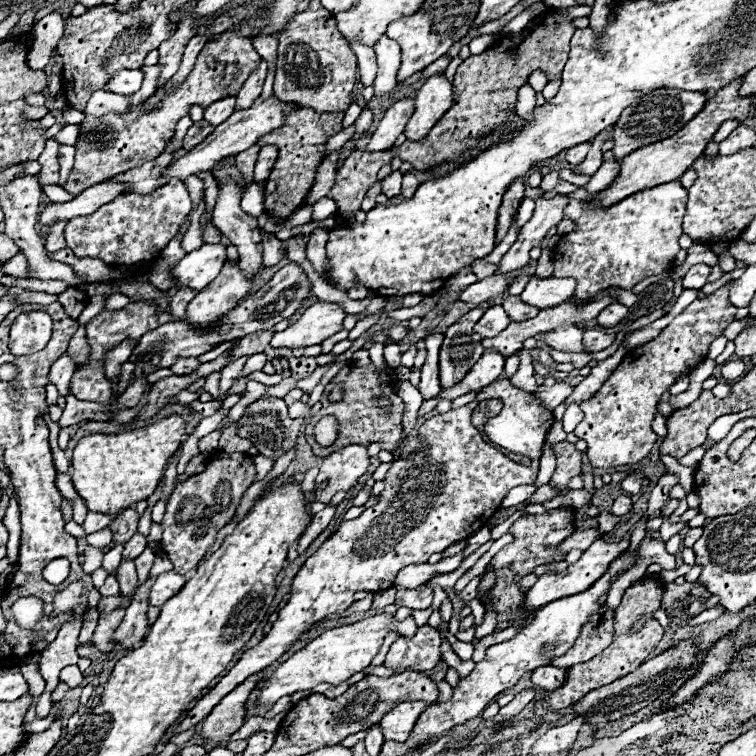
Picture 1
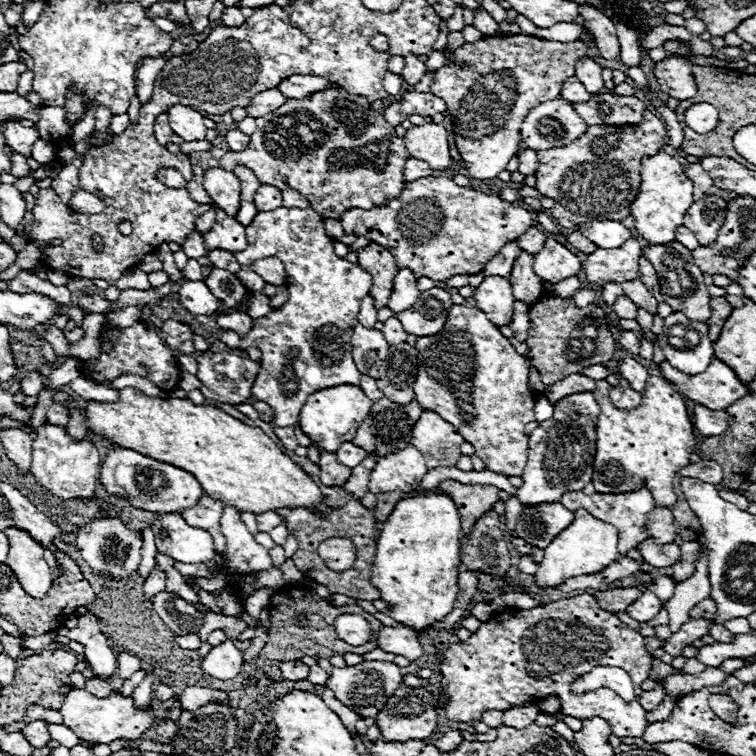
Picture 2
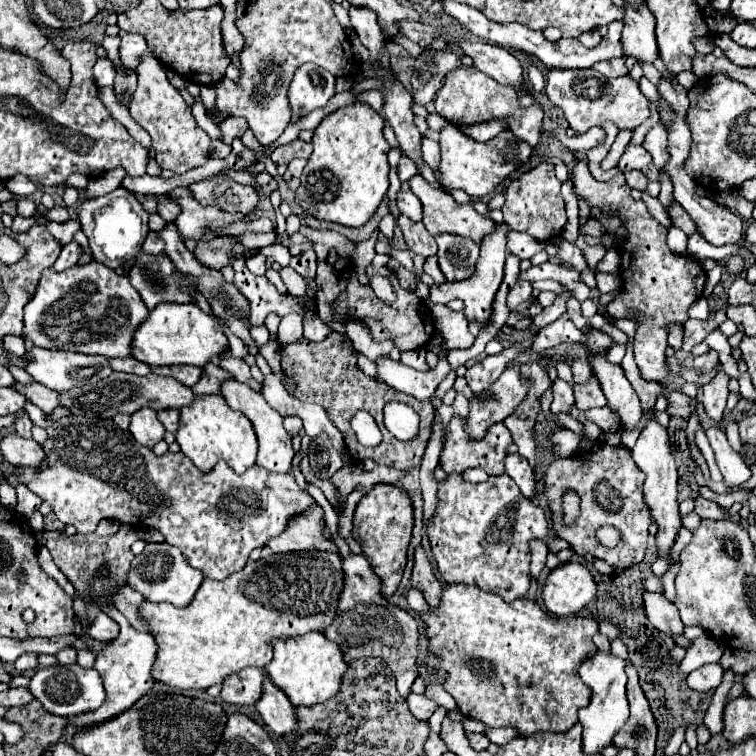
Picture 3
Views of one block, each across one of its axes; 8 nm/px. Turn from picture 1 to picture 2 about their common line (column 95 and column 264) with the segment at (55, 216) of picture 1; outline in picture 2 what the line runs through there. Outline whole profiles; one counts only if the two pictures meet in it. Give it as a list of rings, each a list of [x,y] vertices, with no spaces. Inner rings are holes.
[[[262,184],[254,194],[254,204],[256,204],[258,212],[270,212],[274,208],[280,208],[282,206],[282,192],[274,186]]]

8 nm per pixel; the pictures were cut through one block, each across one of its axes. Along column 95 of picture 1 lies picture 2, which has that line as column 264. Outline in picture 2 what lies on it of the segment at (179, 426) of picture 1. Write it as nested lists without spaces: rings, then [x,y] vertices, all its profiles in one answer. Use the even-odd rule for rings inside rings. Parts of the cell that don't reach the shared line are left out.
[[[122,388],[118,402],[94,402],[88,400],[84,404],[84,414],[88,420],[88,430],[96,434],[100,440],[110,444],[118,444],[124,448],[134,448],[154,460],[162,460],[166,464],[174,464],[196,476],[202,484],[204,492],[210,498],[220,500],[224,506],[236,506],[238,510],[262,514],[276,508],[314,508],[322,502],[320,488],[306,476],[306,472],[296,466],[282,450],[256,426],[248,426],[216,406],[196,406],[188,398],[150,398],[136,388]]]

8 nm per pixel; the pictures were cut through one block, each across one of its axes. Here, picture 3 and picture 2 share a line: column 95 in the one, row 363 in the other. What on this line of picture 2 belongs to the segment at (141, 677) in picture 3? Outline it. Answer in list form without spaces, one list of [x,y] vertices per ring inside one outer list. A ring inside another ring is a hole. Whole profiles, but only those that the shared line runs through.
[[[716,358],[702,374],[696,376],[688,376],[668,362],[660,364],[660,372],[676,386],[678,392],[682,392],[682,396],[710,410],[726,410],[730,404],[750,394],[750,388],[738,380],[734,370]]]

